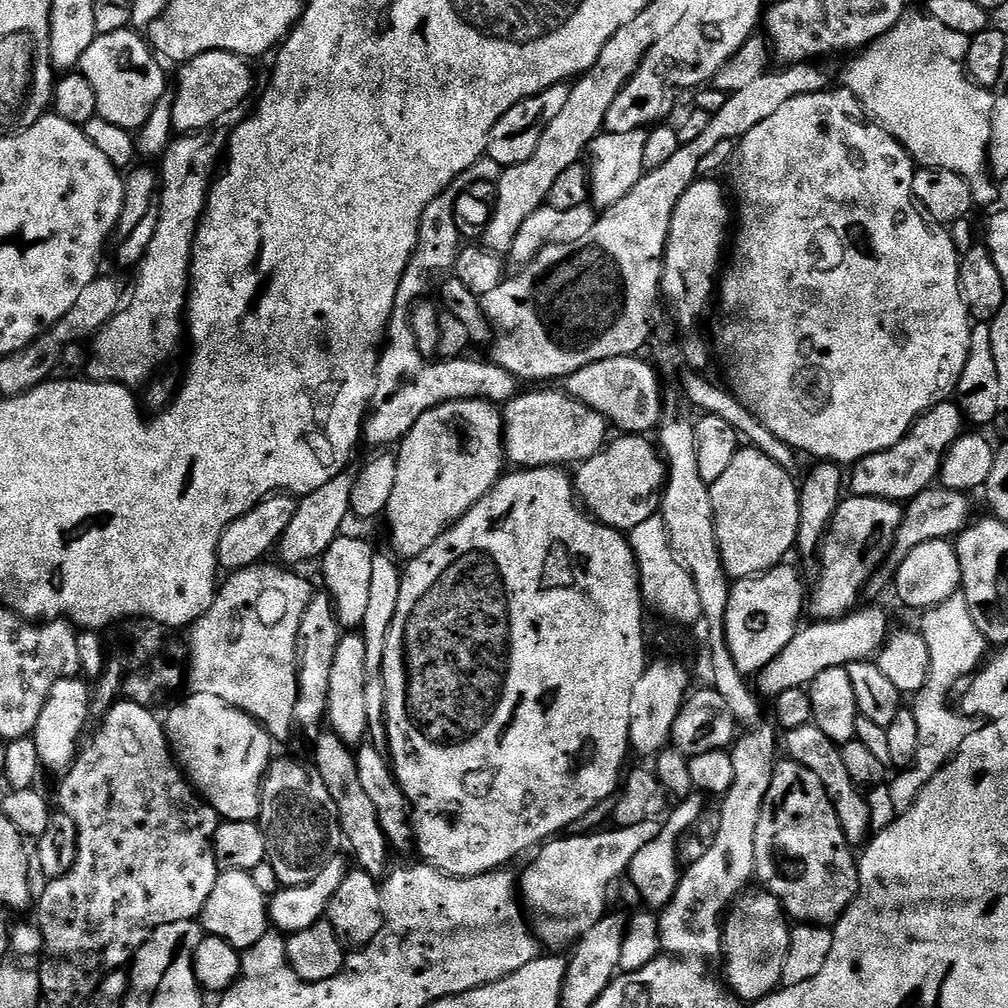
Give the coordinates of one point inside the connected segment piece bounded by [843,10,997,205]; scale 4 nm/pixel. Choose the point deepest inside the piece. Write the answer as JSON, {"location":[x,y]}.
{"location":[914,80]}

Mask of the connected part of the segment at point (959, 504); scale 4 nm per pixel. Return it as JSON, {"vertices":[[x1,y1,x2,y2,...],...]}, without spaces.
{"vertices":[[933,486,907,501,904,508,904,521,900,523,894,546,890,550,890,554,884,558,883,564,870,578,870,582,864,587,863,599,868,602,876,602,879,601,876,599,887,588,889,591,896,574,896,567,903,562,906,554,910,554,910,550,914,550,914,546,922,546,922,542,931,540,951,541,959,536,973,519,972,504,968,500,971,499,965,493,955,492,943,486]]}

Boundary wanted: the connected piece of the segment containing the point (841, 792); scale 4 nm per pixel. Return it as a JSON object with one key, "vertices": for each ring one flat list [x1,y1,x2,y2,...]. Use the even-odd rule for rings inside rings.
{"vertices":[[813,723,799,727,798,730,787,730,785,737,782,744,783,747,784,744,788,747,787,759,797,760,802,766,806,766,806,770,814,770,814,774,818,774,818,779,822,781,822,786,832,799,832,805,838,814,838,822,846,834,848,843,853,846,863,845,873,831,870,822,870,806,867,795,856,785,854,778,850,778,846,770,841,745,826,738,826,734,822,734,822,730,818,730,818,726]]}

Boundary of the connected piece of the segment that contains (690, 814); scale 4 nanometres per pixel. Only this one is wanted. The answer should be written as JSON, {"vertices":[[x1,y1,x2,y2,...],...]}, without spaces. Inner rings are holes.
{"vertices":[[693,791,679,801,680,805,663,821,663,828,658,838,642,846,629,864,627,879,632,879,638,895,644,899,643,907,648,910,662,910,674,898,682,877,680,866,680,839,704,816,704,807,710,803,703,792]]}

